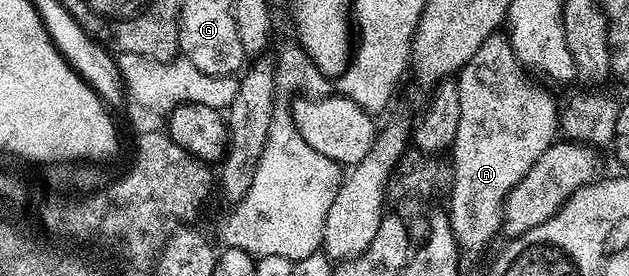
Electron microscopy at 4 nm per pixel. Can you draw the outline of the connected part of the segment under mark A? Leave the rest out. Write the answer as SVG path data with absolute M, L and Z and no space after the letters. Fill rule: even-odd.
M507 35L486 38L454 83L458 90L458 134L450 149L452 209L446 212L461 253L480 252L506 220L509 192L558 136L558 104L544 88L528 84Z

